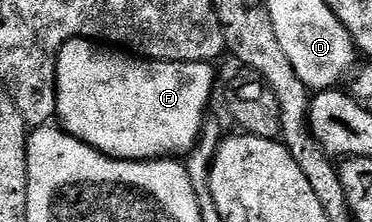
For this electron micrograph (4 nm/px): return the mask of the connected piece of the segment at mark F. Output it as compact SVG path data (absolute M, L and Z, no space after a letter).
M72 38L57 57L57 118L66 134L70 134L72 138L78 138L80 142L85 142L89 146L94 146L102 154L108 154L111 158L130 162L148 162L165 160L170 156L181 156L177 154L184 155L197 145L201 128L207 121L205 109L208 108L209 97L213 94L213 68L208 62L155 62L140 56L130 56L120 49L98 44L88 38Z

